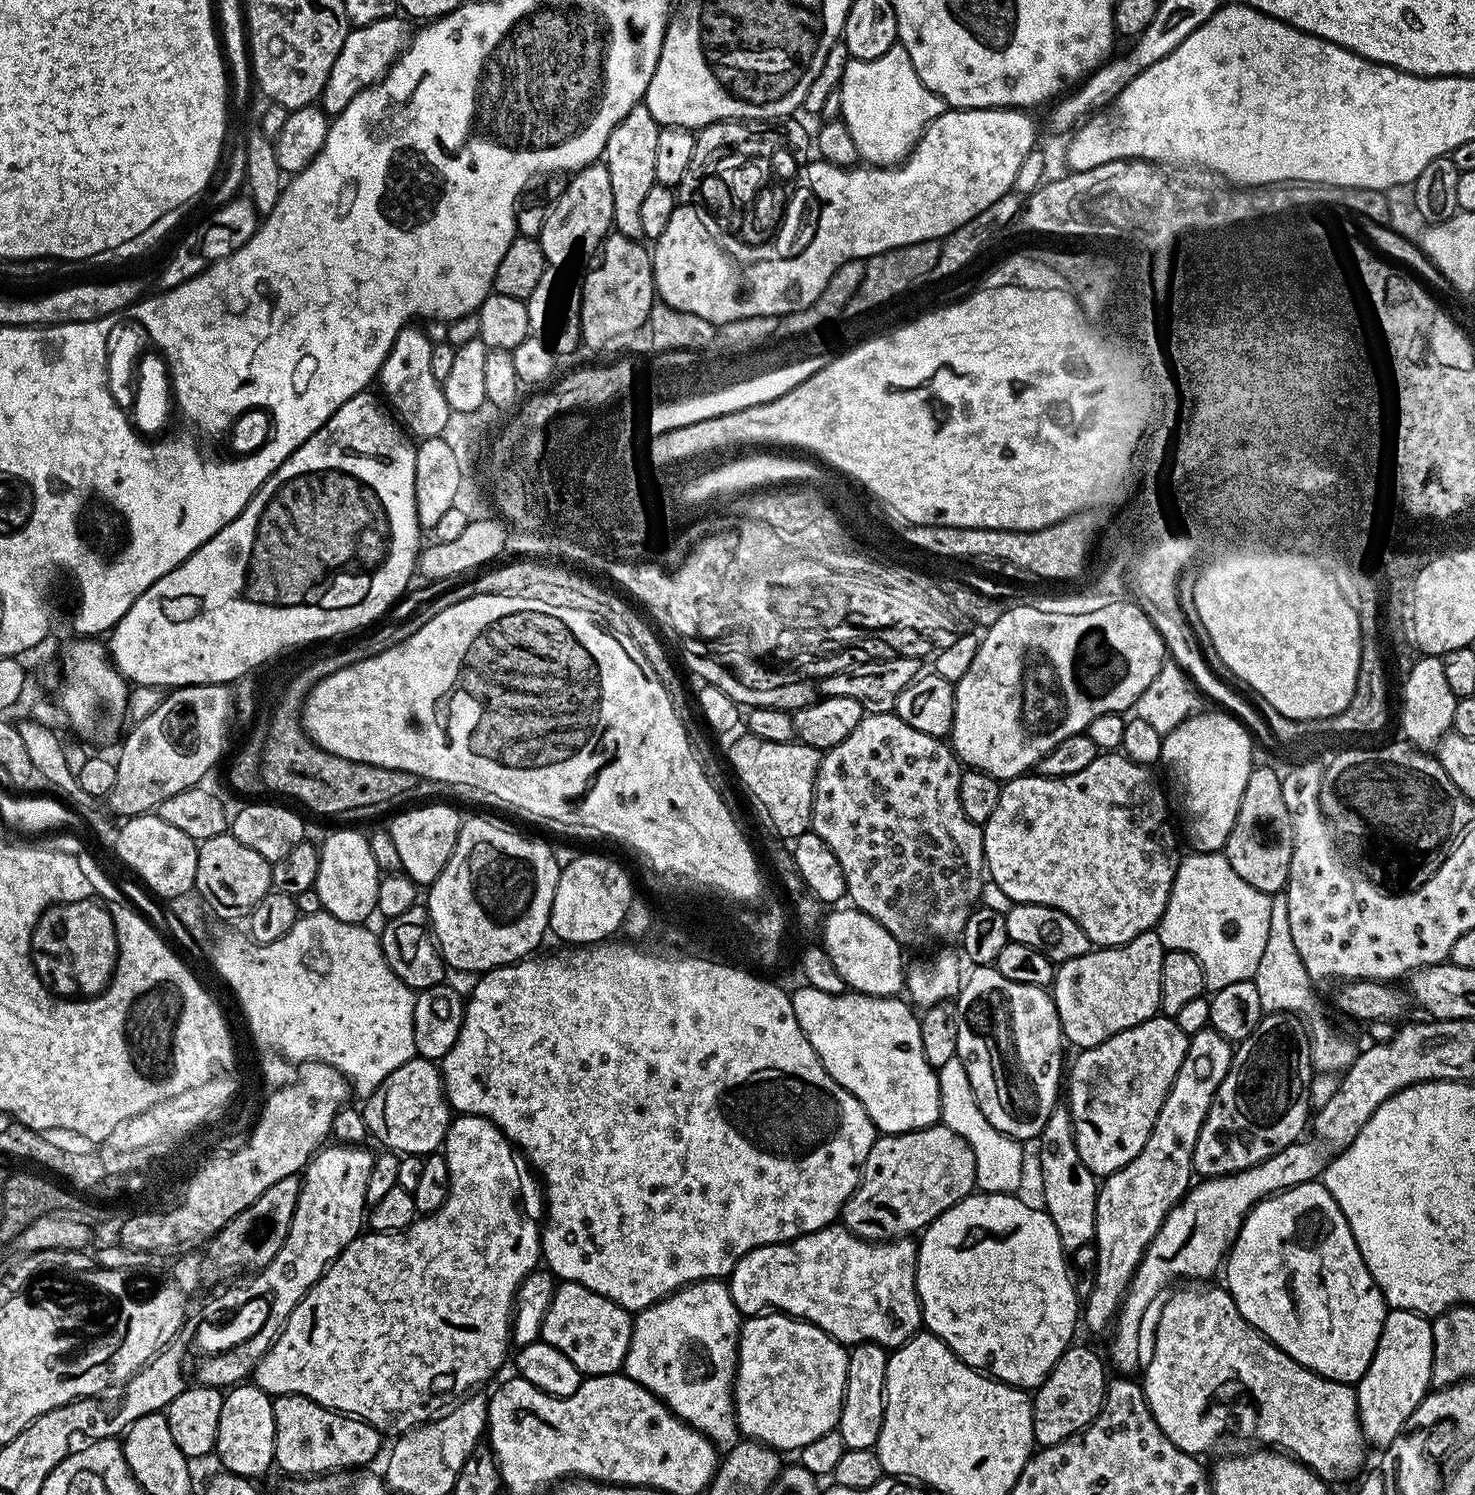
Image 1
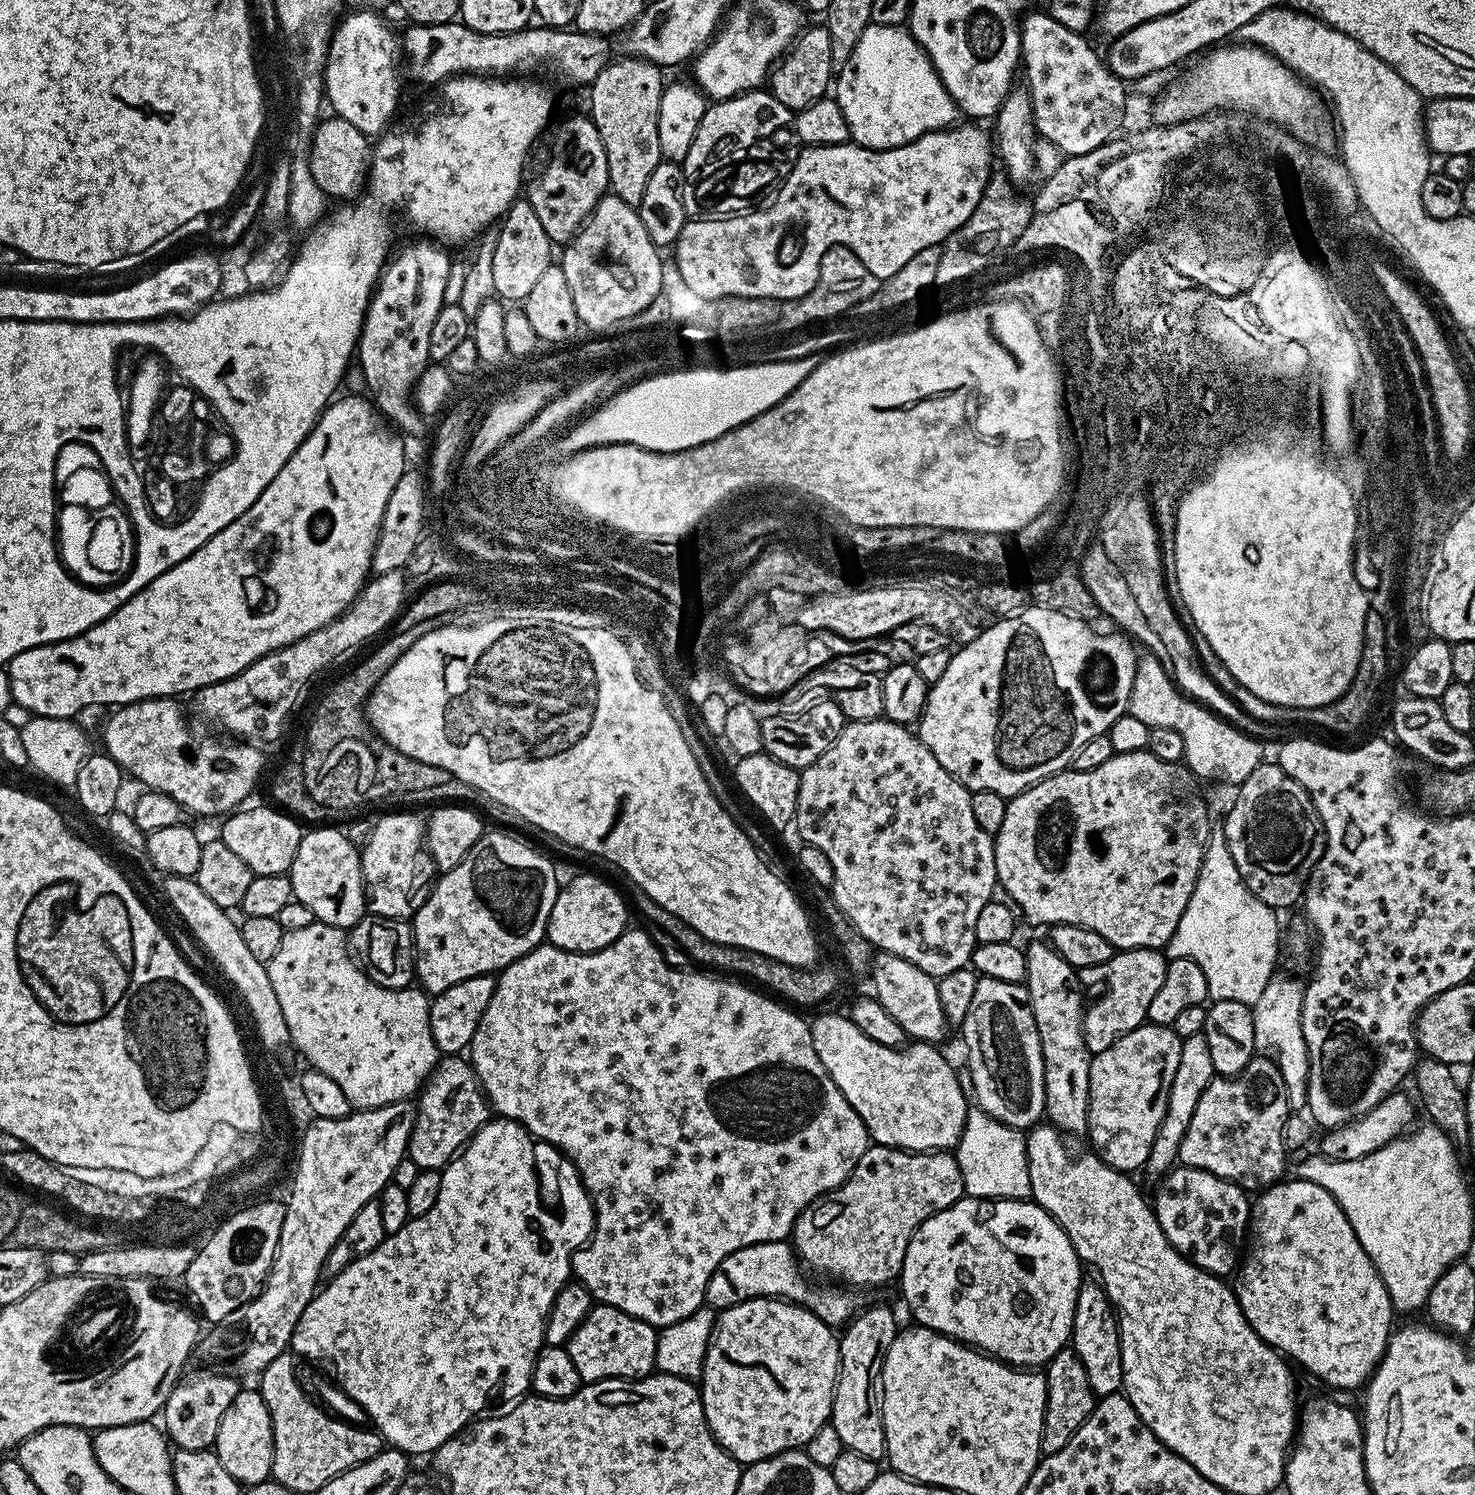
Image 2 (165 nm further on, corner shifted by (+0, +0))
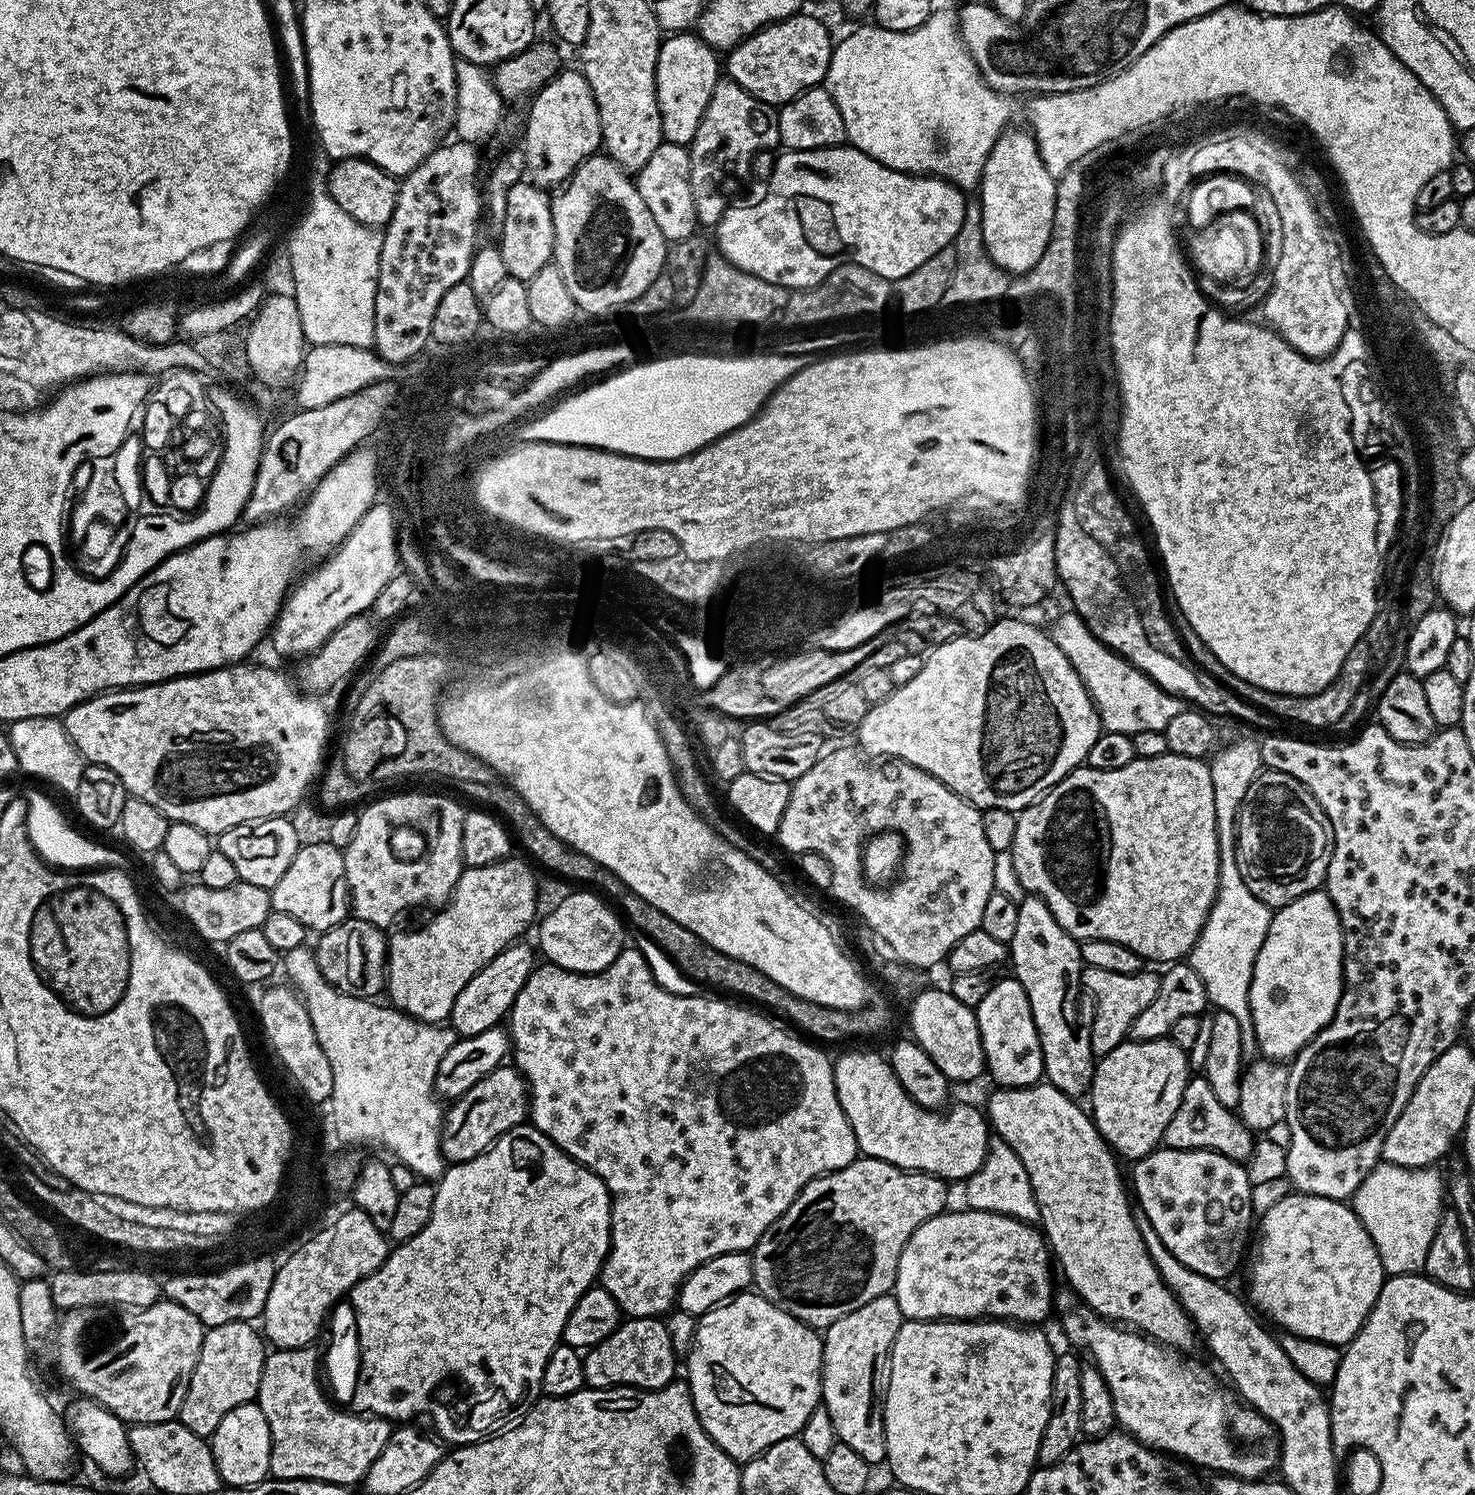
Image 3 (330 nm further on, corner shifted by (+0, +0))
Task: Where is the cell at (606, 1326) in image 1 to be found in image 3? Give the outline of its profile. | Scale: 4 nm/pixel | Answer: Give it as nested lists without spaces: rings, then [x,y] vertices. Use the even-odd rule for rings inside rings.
[[[655,1316],[625,1319],[602,1342],[583,1353],[584,1382],[589,1388],[664,1388],[677,1379],[678,1353],[670,1342],[668,1325]]]

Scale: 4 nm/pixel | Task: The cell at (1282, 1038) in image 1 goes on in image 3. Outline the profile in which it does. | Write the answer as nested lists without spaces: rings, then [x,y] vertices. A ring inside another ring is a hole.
[[[1200,1074],[1193,1075],[1182,1094],[1182,1102],[1178,1110],[1174,1110],[1174,1118],[1170,1118],[1170,1126],[1166,1126],[1163,1143],[1169,1148],[1205,1148],[1211,1152],[1222,1154],[1231,1160],[1247,1161],[1254,1145],[1254,1132],[1240,1120],[1239,1115],[1231,1108],[1224,1108],[1214,1096],[1211,1086]]]

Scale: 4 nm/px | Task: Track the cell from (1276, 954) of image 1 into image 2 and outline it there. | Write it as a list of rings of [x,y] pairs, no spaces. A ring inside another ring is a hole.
[[[1275,975],[1262,992],[1262,997],[1252,1006],[1254,1038],[1257,1051],[1271,1052],[1282,1070],[1284,1084],[1288,1087],[1289,1103],[1296,1112],[1307,1107],[1308,1099],[1308,1047],[1302,1034],[1301,1003],[1304,1001],[1303,985],[1290,978]]]

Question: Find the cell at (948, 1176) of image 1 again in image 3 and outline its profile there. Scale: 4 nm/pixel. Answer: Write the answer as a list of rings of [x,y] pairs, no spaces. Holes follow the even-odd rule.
[[[861,1155],[842,1170],[816,1177],[751,1249],[755,1291],[803,1324],[817,1330],[829,1328],[838,1322],[838,1318],[846,1318],[850,1310],[858,1310],[858,1306],[866,1306],[866,1302],[887,1296],[895,1289],[898,1262],[906,1242],[910,1242],[910,1234],[914,1234],[922,1222],[940,1215],[949,1207],[948,1188],[941,1176],[910,1172],[907,1168],[866,1155]]]

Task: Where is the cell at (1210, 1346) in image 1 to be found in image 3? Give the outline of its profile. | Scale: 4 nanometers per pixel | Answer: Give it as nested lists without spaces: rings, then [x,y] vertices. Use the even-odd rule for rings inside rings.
[[[1041,1082],[1029,1088],[996,1090],[988,1100],[986,1115],[991,1131],[1006,1141],[1018,1158],[1022,1158],[1022,1166],[1026,1166],[1026,1174],[1030,1174],[1030,1186],[1034,1190],[1036,1205],[1040,1207],[1039,1223],[1055,1263],[1058,1268],[1060,1263],[1068,1279],[1067,1287],[1104,1319],[1136,1329],[1165,1347],[1186,1352],[1194,1340],[1197,1341],[1195,1325],[1160,1277],[1146,1250],[1146,1242],[1142,1242],[1142,1234],[1138,1234],[1137,1213],[1125,1177],[1124,1180],[1120,1177],[1117,1157],[1101,1138],[1091,1115],[1076,1104],[1079,1103],[1062,1094],[1062,1090]]]

